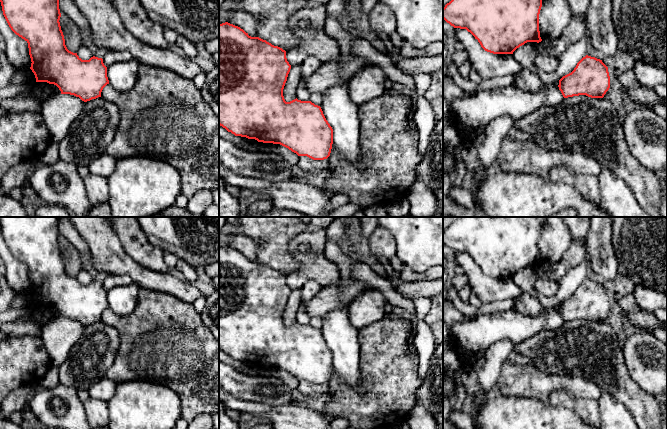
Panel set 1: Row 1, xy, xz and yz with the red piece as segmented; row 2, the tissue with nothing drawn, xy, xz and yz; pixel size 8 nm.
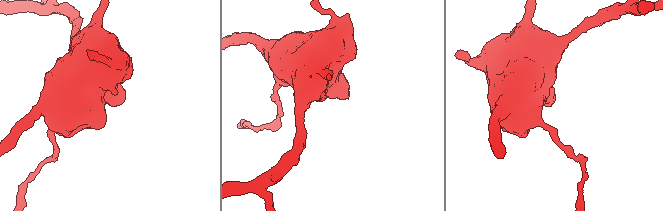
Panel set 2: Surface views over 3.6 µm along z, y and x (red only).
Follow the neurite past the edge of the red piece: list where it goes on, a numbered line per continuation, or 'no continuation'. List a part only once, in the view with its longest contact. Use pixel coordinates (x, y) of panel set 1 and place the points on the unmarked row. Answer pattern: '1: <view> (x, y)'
no continuation

